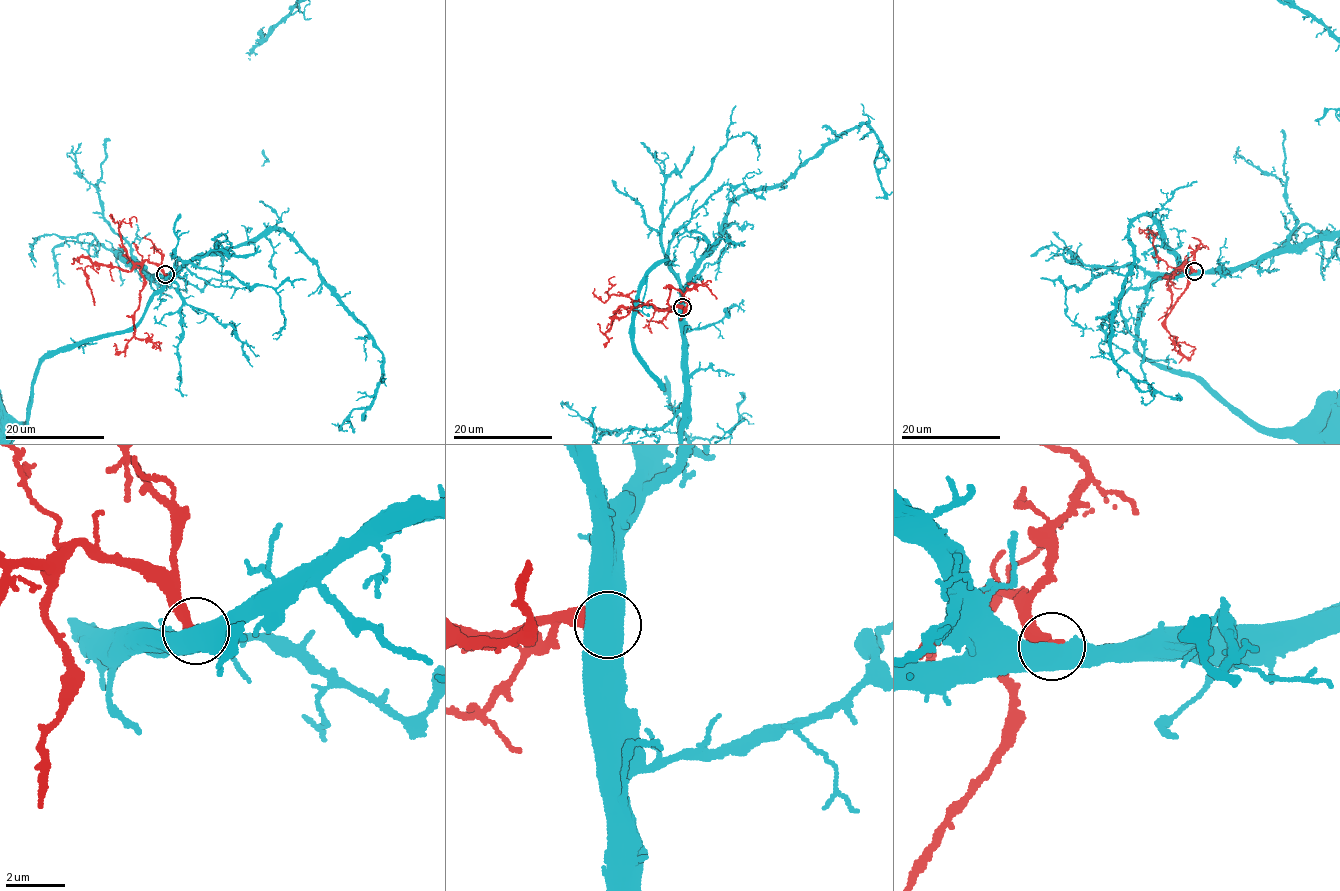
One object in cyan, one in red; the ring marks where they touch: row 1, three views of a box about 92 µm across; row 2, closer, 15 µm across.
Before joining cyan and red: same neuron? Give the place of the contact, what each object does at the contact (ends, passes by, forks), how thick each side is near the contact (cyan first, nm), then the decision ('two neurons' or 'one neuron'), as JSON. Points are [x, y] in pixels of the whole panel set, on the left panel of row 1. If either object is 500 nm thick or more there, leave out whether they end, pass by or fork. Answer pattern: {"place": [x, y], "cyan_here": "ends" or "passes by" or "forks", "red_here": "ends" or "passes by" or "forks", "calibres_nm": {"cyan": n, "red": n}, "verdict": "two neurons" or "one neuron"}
{"place": [165, 274], "calibres_nm": {"cyan": 650, "red": 480}, "verdict": "one neuron"}

